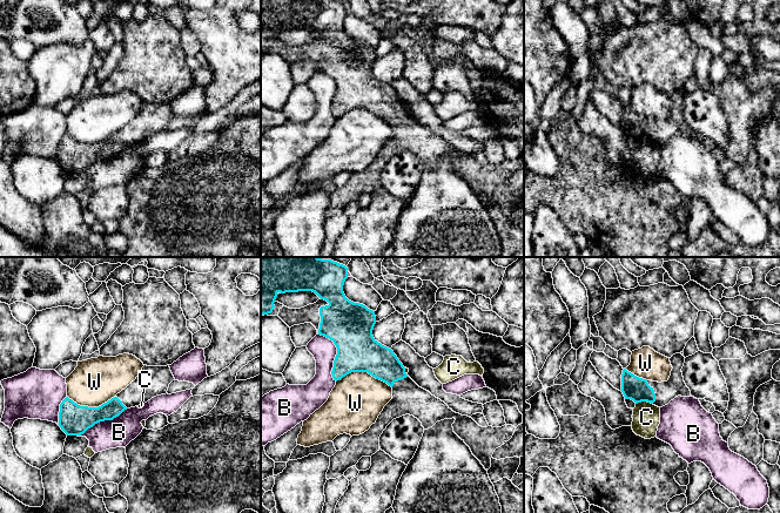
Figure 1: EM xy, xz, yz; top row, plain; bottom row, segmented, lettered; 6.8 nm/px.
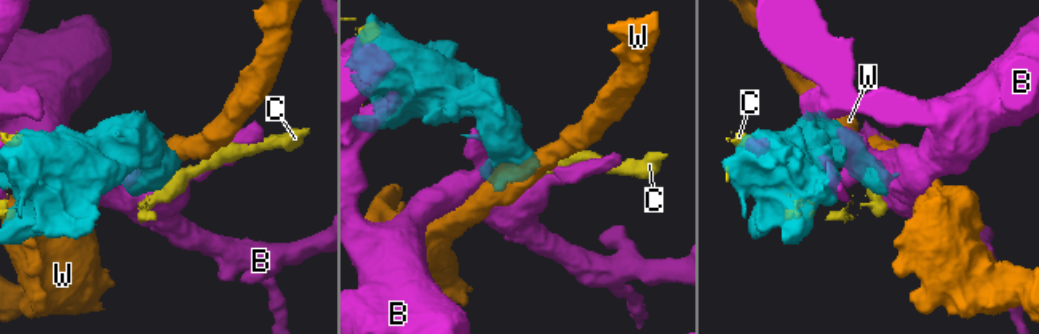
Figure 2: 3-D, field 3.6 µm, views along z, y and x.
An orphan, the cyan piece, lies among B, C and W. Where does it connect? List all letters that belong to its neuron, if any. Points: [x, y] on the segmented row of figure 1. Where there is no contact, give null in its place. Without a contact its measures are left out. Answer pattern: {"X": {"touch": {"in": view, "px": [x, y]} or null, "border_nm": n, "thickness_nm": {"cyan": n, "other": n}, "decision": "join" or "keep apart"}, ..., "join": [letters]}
{"B": {"touch": {"in": "xz", "px": [336, 355]}, "border_nm": 340, "thickness_nm": {"cyan": 320, "other": 160}, "decision": "keep apart"}, "C": {"touch": {"in": "yz", "px": [644, 400]}, "border_nm": 120, "thickness_nm": {"cyan": 160, "other": 190}, "decision": "keep apart"}, "W": {"touch": {"in": "xz", "px": [364, 371]}, "border_nm": 380, "thickness_nm": {"cyan": 280, "other": 360}, "decision": "keep apart"}, "join": []}

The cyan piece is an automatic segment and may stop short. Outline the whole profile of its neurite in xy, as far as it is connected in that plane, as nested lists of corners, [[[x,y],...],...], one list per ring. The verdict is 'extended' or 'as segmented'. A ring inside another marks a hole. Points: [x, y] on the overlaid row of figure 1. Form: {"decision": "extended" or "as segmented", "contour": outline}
{"decision": "extended", "contour": [[[144,365],[134,382],[99,407],[80,406],[66,397],[60,404],[59,426],[67,436],[81,436],[100,421],[113,420],[127,409],[166,394],[174,379],[169,365]]]}

